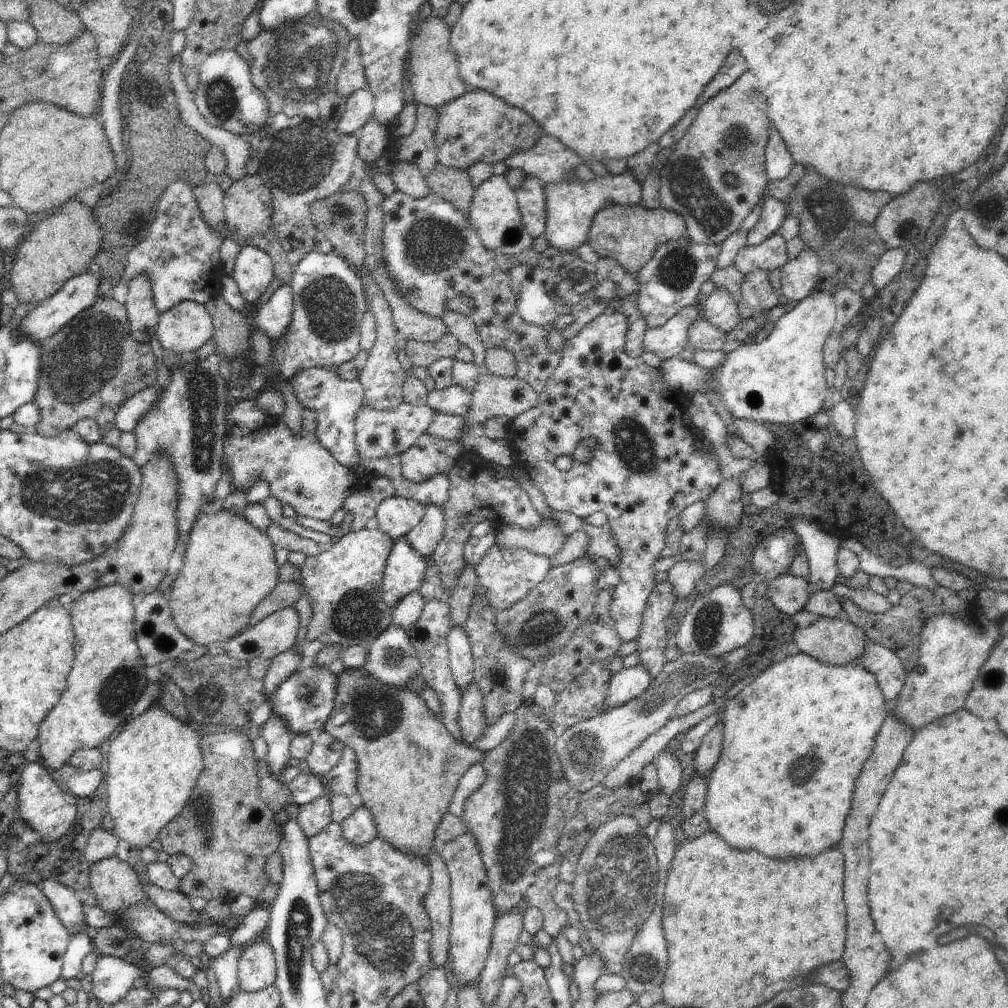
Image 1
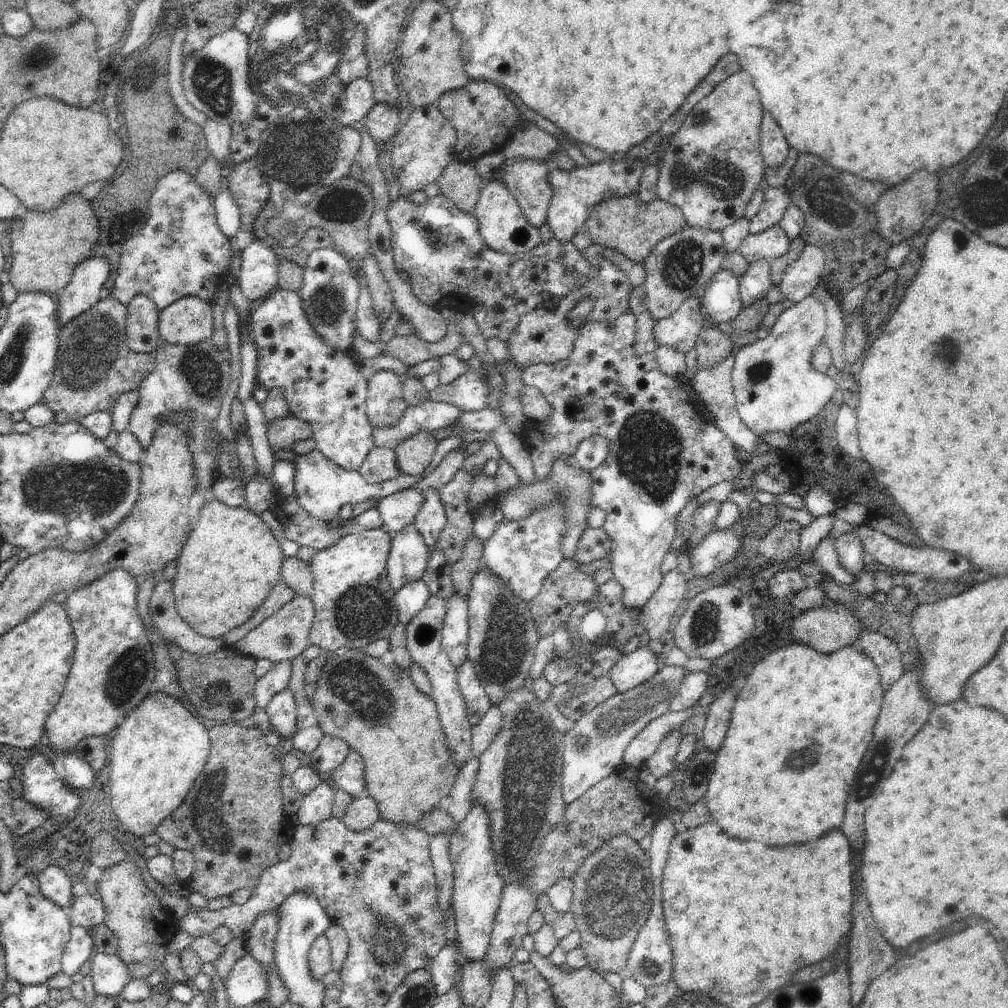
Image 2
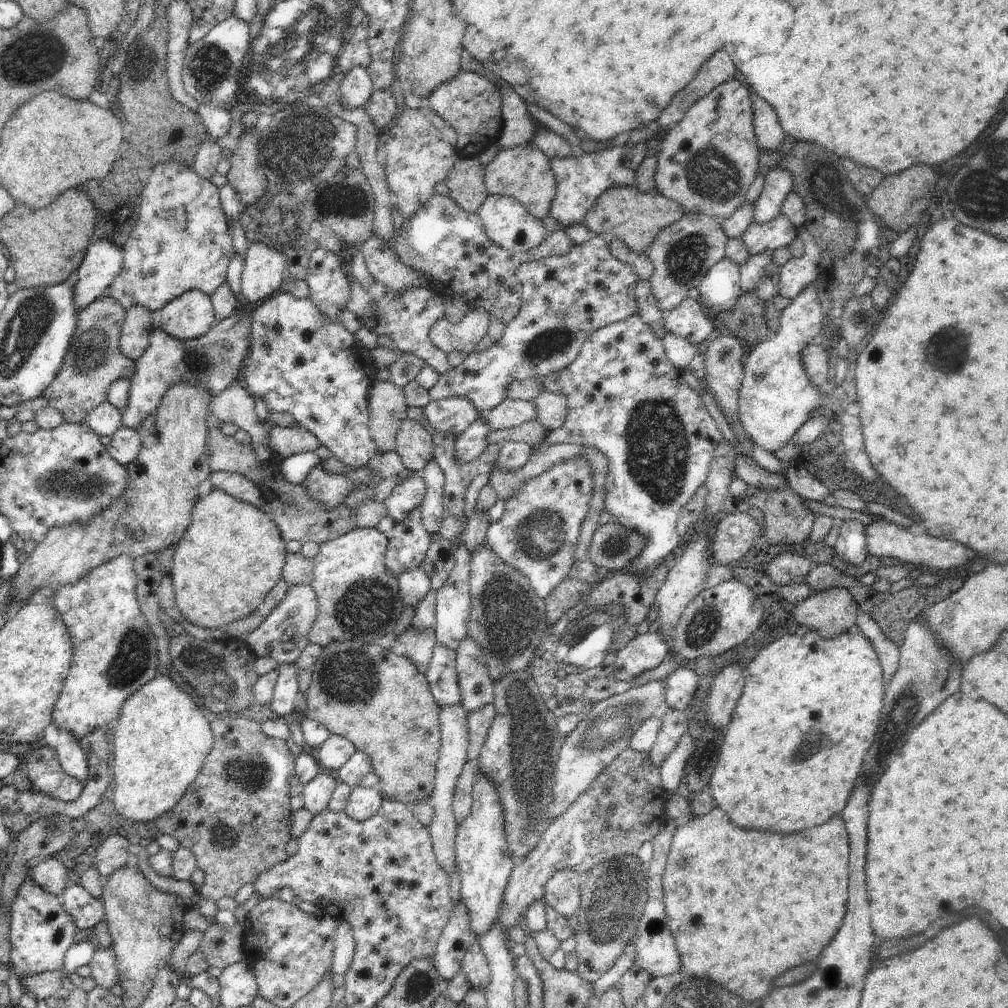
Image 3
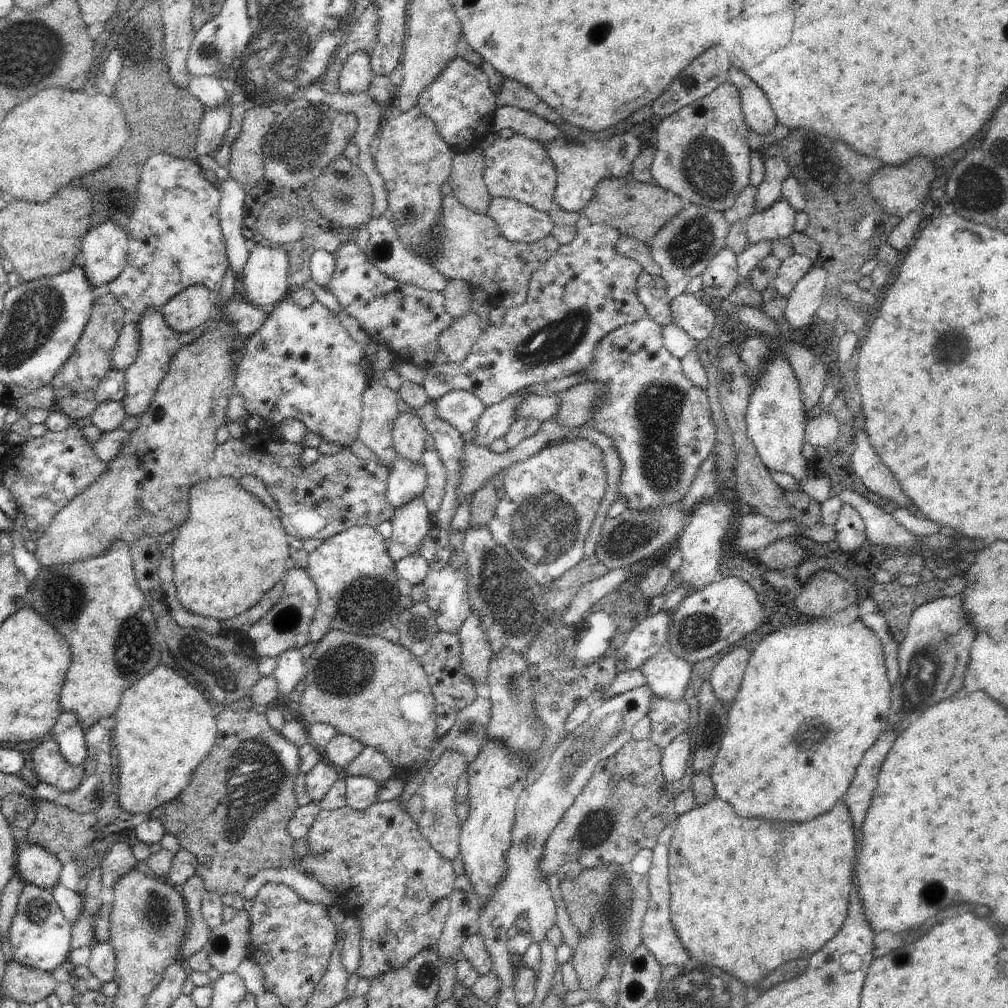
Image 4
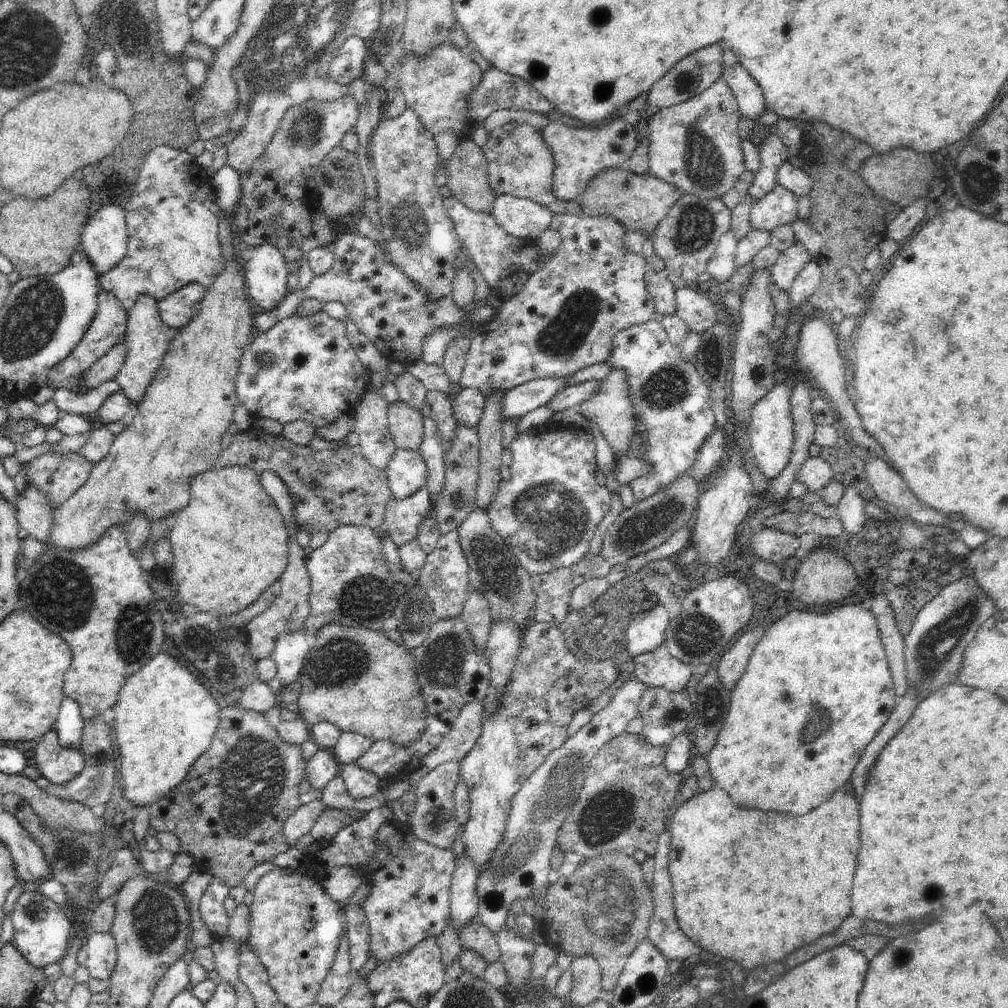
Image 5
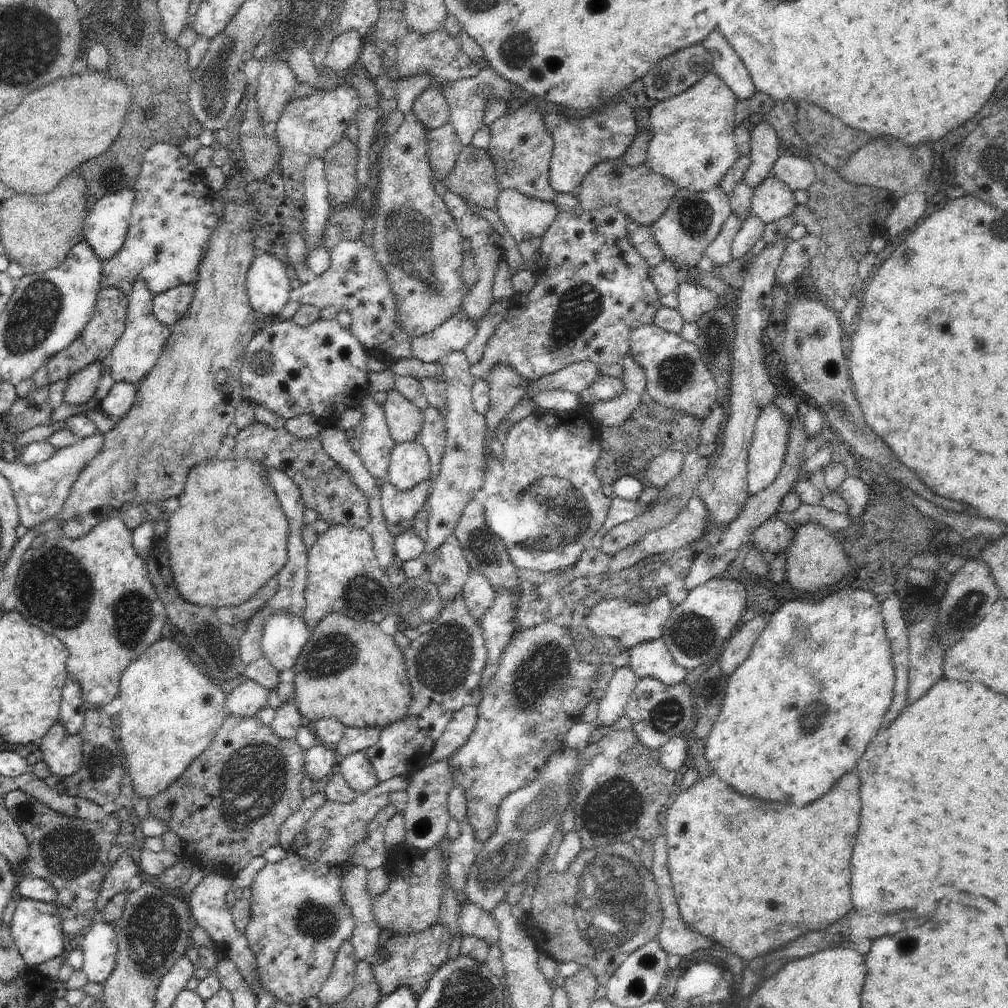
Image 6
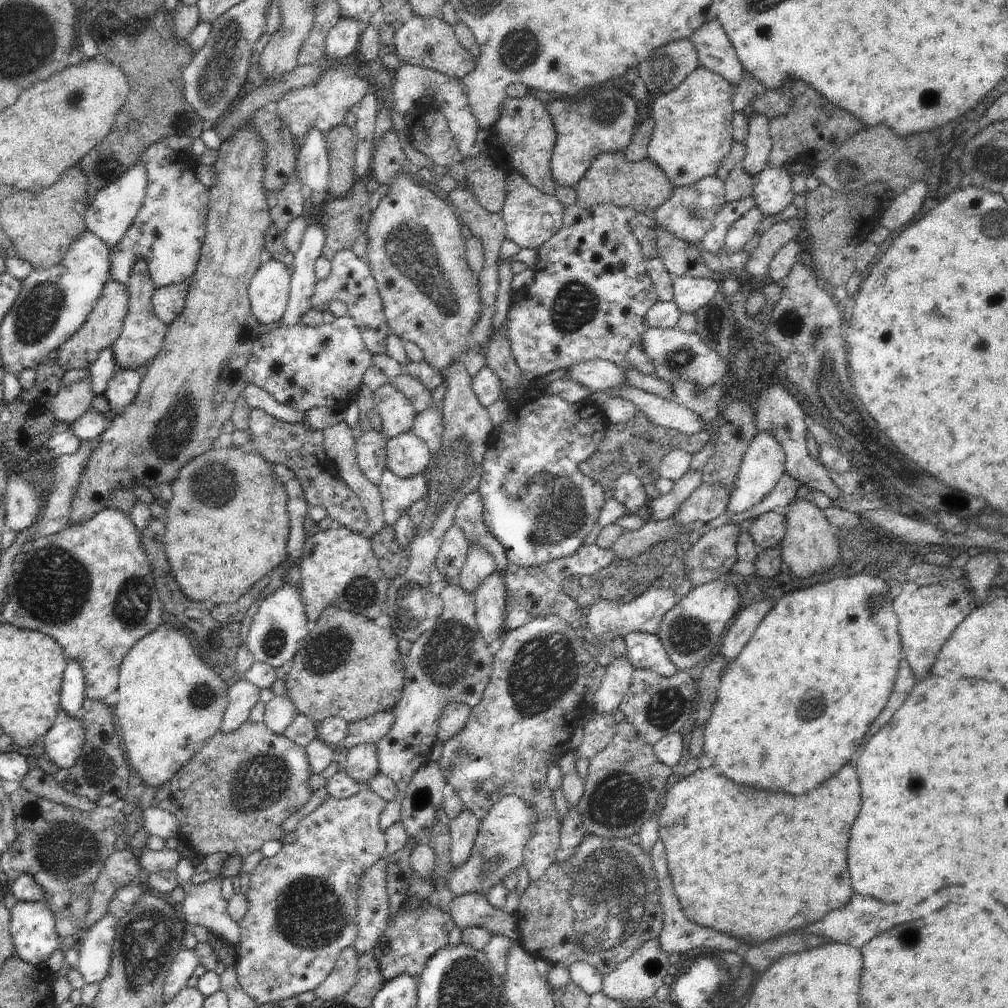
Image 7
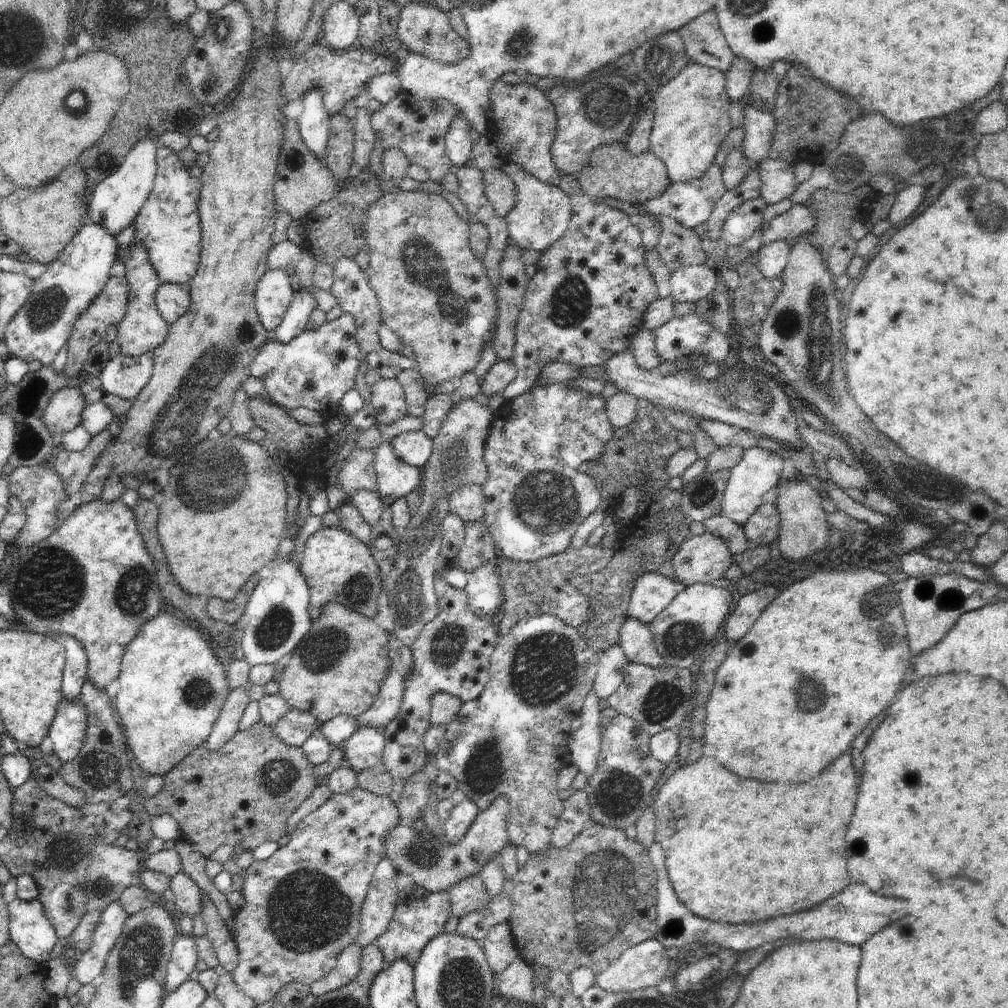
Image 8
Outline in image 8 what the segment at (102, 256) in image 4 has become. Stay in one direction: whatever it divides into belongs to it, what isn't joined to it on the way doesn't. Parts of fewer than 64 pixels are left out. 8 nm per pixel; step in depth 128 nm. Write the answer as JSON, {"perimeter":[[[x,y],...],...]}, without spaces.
{"perimeter":[[[147,135],[142,138],[125,157],[122,165],[108,176],[96,189],[87,203],[87,214],[92,223],[106,228],[110,235],[116,237],[123,230],[133,225],[138,212],[146,203],[150,192],[154,189],[157,174],[157,153],[160,149],[158,138]]]}

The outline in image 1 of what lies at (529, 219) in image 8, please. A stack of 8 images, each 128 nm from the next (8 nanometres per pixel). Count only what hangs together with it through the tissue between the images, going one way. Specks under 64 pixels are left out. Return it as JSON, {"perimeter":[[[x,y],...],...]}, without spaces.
{"perimeter":[[[492,175],[475,189],[467,216],[488,250],[514,256],[532,249],[534,240],[522,222],[515,190],[508,185],[505,175]]]}

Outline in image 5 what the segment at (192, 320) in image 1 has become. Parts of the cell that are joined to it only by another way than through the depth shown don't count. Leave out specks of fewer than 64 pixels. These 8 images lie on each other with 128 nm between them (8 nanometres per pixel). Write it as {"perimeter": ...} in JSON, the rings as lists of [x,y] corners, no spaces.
{"perimeter":[[[193,282],[166,296],[157,302],[161,319],[169,326],[183,329],[188,322],[200,314],[202,298],[206,296],[207,289],[199,282]]]}

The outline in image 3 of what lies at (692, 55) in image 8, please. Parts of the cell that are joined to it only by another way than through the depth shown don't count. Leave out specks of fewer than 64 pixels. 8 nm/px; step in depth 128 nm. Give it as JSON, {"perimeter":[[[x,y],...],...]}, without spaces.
{"perimeter":[[[748,86],[750,98],[752,98],[752,108],[754,108],[754,132],[756,132],[760,148],[766,152],[777,153],[778,148],[784,144],[787,137],[780,126],[776,111],[764,98],[760,98],[753,86]]]}

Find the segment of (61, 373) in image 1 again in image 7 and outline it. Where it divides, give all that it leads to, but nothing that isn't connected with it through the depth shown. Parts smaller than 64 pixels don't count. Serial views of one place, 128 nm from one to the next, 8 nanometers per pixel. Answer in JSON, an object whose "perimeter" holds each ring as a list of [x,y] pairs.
{"perimeter":[[[110,280],[104,285],[88,320],[84,322],[70,340],[67,340],[57,350],[58,358],[55,361],[62,369],[62,372],[68,372],[68,370],[72,370],[73,368],[77,370],[89,369],[98,360],[98,356],[100,356],[103,350],[114,346],[114,343],[120,336],[123,320],[128,310],[128,299],[127,285]]]}

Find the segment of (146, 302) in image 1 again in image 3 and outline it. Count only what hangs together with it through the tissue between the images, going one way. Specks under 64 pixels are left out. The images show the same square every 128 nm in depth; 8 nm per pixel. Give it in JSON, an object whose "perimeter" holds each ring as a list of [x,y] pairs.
{"perimeter":[[[132,306],[127,311],[120,335],[120,353],[130,360],[138,360],[150,346],[153,331],[152,311]]]}

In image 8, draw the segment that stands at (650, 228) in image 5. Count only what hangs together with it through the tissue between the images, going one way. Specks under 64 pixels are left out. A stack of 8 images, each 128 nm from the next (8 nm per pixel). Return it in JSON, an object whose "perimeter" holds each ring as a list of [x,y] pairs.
{"perimeter":[[[624,142],[599,146],[590,155],[588,166],[578,174],[581,192],[594,201],[598,198],[622,200],[628,204],[646,204],[662,196],[671,185],[666,164],[649,150],[640,156],[632,156]]]}

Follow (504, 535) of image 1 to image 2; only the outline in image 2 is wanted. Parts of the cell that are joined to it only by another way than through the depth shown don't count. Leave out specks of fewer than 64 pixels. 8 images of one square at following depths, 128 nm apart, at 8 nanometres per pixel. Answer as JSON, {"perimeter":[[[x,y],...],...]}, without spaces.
{"perimeter":[[[560,455],[553,459],[552,474],[546,480],[537,480],[534,484],[520,483],[520,486],[509,489],[504,493],[503,497],[499,499],[500,509],[502,510],[503,519],[524,520],[532,512],[537,510],[544,510],[544,506],[548,506],[550,502],[562,502],[564,504],[564,512],[566,512],[566,520],[568,525],[568,532],[564,534],[562,540],[562,556],[565,559],[574,559],[574,554],[578,546],[578,540],[583,532],[587,529],[586,518],[592,510],[590,500],[592,500],[592,476],[589,470],[578,469],[574,462],[572,455]]]}

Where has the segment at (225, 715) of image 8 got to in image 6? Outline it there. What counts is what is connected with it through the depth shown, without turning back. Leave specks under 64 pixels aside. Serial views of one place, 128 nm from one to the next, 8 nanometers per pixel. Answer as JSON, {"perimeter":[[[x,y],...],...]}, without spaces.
{"perimeter":[[[247,679],[228,689],[226,708],[228,715],[240,718],[254,717],[268,705],[269,692],[258,682]]]}

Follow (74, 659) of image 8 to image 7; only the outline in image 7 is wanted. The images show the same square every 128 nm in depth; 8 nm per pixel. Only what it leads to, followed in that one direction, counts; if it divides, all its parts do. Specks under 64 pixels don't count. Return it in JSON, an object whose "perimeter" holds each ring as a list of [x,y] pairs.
{"perimeter":[[[76,660],[67,661],[60,689],[61,709],[70,718],[80,718],[85,697],[85,676]]]}

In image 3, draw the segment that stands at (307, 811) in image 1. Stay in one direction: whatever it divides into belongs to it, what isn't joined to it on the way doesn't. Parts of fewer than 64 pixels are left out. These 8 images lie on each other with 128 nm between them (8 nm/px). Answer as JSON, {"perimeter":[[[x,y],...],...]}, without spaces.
{"perimeter":[[[322,769],[314,780],[310,780],[304,786],[302,791],[304,805],[302,808],[310,810],[312,816],[324,812],[324,810],[328,809],[332,793],[339,783],[340,781],[335,773]]]}

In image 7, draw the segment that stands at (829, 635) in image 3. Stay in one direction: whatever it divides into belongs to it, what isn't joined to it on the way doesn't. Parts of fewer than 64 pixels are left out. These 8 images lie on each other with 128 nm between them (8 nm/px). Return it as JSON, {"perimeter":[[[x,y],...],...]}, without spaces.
{"perimeter":[[[805,498],[789,503],[786,534],[784,535],[784,540],[779,545],[782,550],[785,569],[792,572],[798,578],[808,580],[814,574],[828,572],[834,566],[840,564],[840,542],[838,542],[835,534],[835,527],[828,522],[823,510],[820,510],[816,504]]]}

